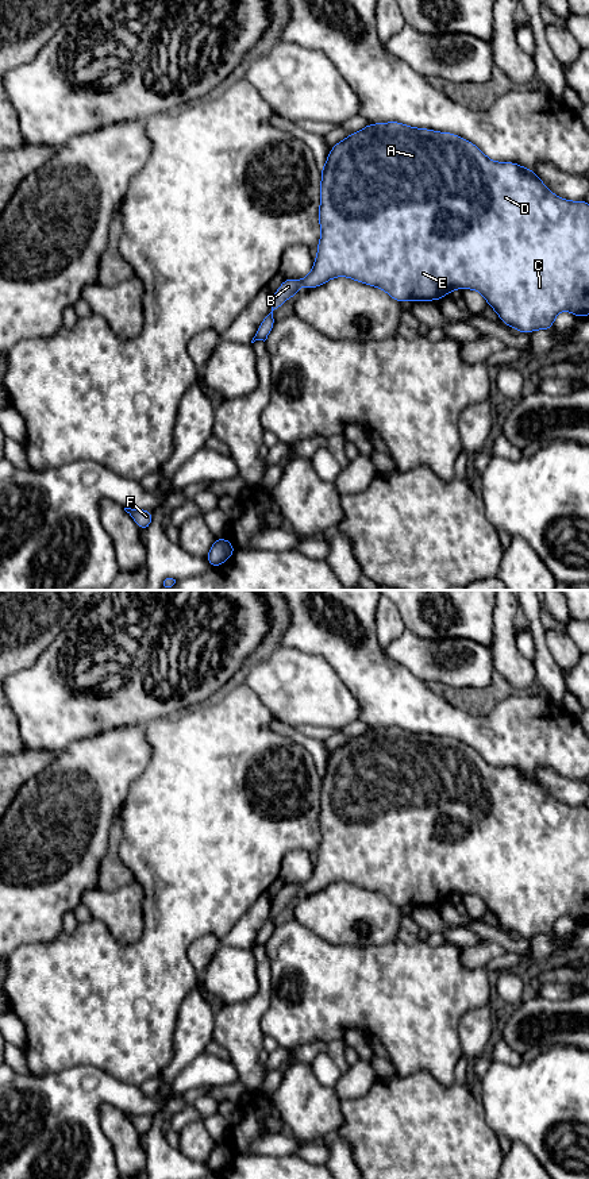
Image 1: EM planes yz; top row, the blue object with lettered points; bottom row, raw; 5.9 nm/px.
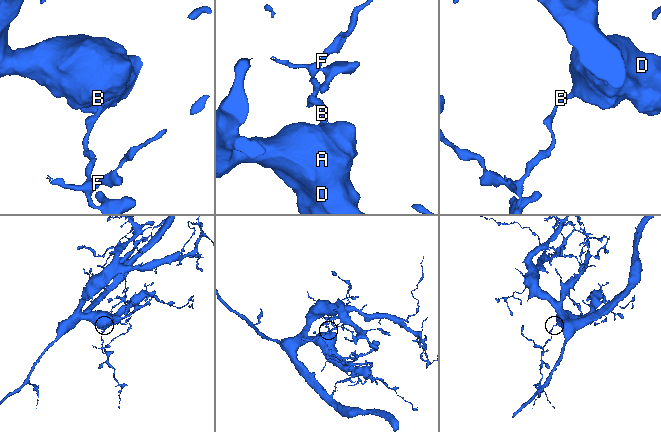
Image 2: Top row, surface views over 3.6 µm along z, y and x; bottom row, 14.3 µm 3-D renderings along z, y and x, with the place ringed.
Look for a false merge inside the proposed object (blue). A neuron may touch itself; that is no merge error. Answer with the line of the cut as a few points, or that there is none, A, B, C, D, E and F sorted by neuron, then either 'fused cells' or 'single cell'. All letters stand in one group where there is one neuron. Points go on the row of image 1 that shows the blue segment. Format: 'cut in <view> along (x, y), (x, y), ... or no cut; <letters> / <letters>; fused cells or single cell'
no cut; A B C D E F; single cell

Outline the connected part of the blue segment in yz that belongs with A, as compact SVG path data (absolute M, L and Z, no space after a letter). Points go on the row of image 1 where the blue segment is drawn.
M389 122L389 123L377 123L377 124L367 124L363 130L358 132L350 134L346 139L336 143L327 158L326 165L322 167L322 184L320 184L320 208L319 208L319 224L322 228L320 242L317 244L317 255L315 258L313 269L312 271L305 276L303 280L284 280L278 290L272 294L272 307L267 312L266 317L262 320L255 336L253 338L251 343L255 340L266 340L267 335L273 330L274 325L274 311L281 307L289 297L296 296L299 293L299 285L303 284L305 289L308 288L317 288L331 278L343 276L347 278L353 278L358 282L367 284L374 288L380 288L385 290L392 298L394 298L399 303L404 301L423 301L423 300L431 300L438 301L440 297L451 293L454 289L476 289L478 290L486 300L488 305L490 305L498 315L498 317L509 327L509 328L517 328L520 334L530 334L534 330L551 330L554 324L555 316L561 311L570 311L575 317L584 317L589 315L589 204L582 201L569 201L565 199L558 197L555 193L551 193L543 184L543 181L531 170L526 169L520 165L516 165L513 162L494 162L489 159L476 145L471 142L459 138L451 132L438 132L427 128L415 128L405 126L403 123L397 122Z

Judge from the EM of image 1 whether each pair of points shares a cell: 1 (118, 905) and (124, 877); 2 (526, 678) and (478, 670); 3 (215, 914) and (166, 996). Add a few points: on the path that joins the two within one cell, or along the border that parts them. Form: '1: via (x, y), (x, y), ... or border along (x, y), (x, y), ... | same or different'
1: border along (134, 879), (115, 890), (100, 890), (97, 887) | different
2: border along (491, 646), (495, 667) | different
3: via (193, 928), (166, 955), (166, 974) | same

